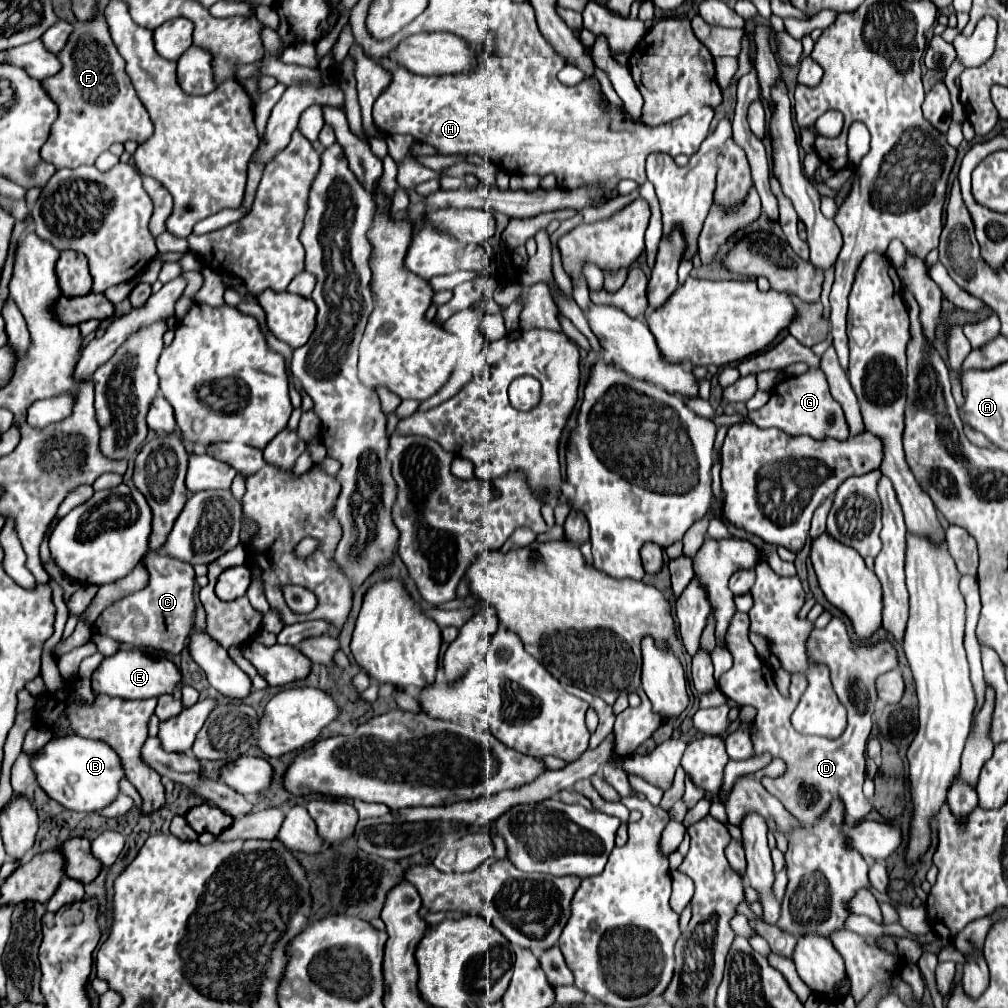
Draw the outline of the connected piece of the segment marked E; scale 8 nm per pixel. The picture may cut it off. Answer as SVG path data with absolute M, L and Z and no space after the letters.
M121 650L105 658L91 676L91 688L95 694L105 694L123 700L159 698L159 694L173 694L175 684L181 682L179 668L165 658L151 658L139 650Z

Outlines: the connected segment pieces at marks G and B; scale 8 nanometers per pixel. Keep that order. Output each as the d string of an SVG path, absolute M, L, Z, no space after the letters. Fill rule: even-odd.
M809 368L801 376L793 376L793 378L779 382L771 390L771 400L763 408L749 412L749 420L759 428L779 428L789 436L807 434L815 440L823 440L827 436L835 438L835 440L849 438L849 426L845 422L843 410L841 410L839 402L833 400L825 374L819 368ZM831 414L835 416L833 422L829 422Z
M77 734L49 740L31 758L31 768L45 794L63 808L75 812L97 812L109 806L119 794L119 780L125 776L119 756L105 742L81 738Z

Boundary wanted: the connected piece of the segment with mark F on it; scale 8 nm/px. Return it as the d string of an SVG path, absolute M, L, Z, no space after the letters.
M99 18L99 22L87 22L87 26L77 24L67 46L63 48L63 54L57 54L63 62L63 70L57 74L57 78L47 78L43 84L47 92L55 98L59 106L59 118L55 120L55 126L51 128L51 136L45 142L45 146L40 150L43 162L53 164L57 170L59 168L77 168L83 164L93 164L97 156L105 150L109 150L111 144L115 142L127 142L135 140L137 144L145 142L153 134L153 124L151 118L145 110L145 106L139 102L131 80L125 74L123 58L115 50L115 44L111 42L107 22Z

